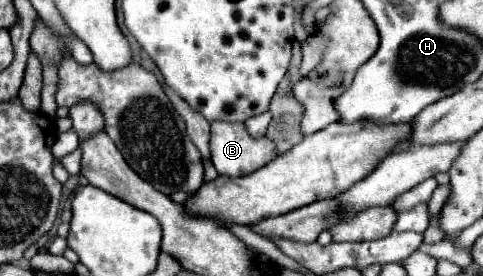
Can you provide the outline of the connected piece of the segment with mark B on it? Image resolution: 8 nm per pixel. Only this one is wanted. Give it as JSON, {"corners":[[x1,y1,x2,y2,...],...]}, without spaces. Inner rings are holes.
{"corners":[[212,122,210,154,212,154,210,158,212,158,218,174,226,174,226,176,250,174,250,172,266,166,268,162,272,162,278,156,272,140,268,140,266,136,262,136,262,138,248,136,248,130,244,124,232,124,232,122]]}

